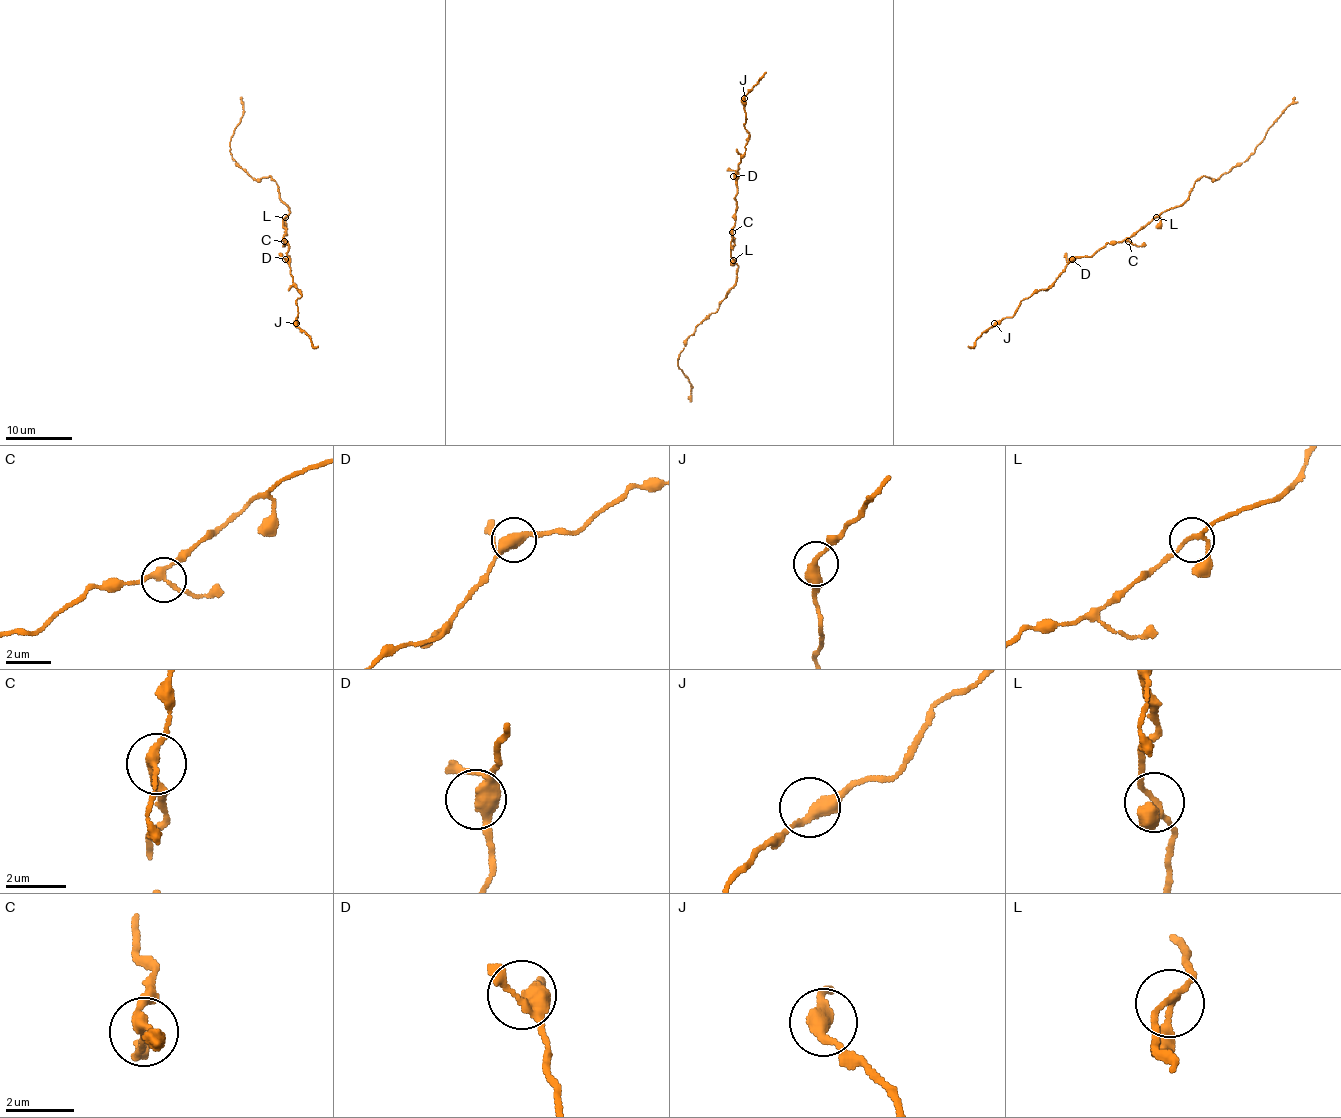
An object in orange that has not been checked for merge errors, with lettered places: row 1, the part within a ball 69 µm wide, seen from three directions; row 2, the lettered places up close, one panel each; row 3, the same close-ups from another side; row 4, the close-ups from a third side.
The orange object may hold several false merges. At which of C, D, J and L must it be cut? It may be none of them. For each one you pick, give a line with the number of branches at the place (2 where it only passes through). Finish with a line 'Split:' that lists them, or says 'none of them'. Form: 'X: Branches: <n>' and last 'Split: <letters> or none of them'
Split: none of them

